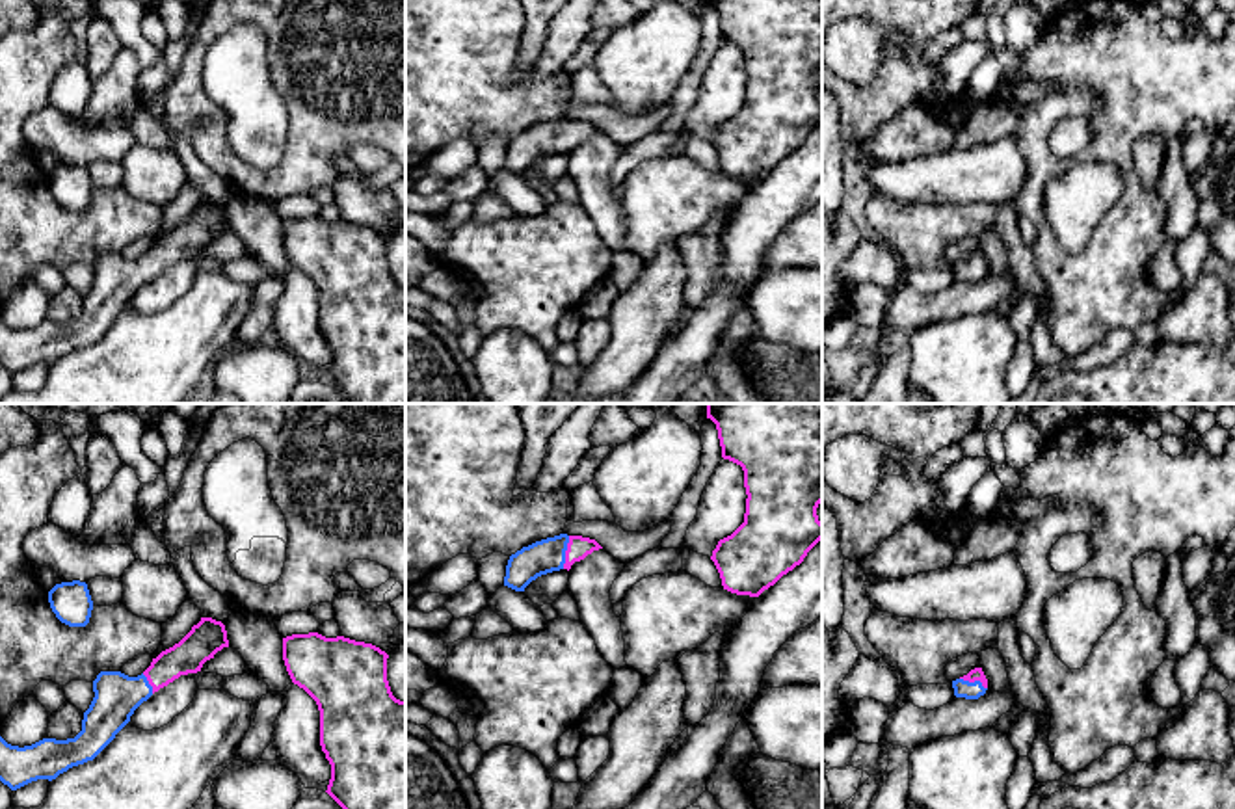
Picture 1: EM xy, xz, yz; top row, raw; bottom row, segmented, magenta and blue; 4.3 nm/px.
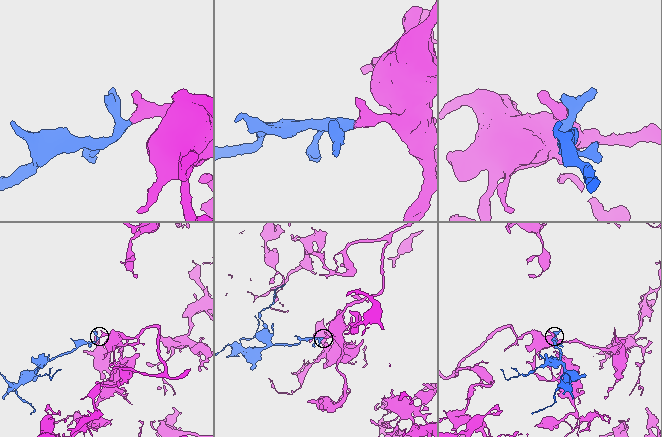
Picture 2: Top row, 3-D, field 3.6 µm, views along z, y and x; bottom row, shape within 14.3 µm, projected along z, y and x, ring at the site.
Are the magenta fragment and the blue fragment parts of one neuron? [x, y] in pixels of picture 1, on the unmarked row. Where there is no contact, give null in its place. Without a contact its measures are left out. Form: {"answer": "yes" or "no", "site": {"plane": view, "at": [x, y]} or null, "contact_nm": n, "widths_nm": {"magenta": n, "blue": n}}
{"answer": "yes", "site": {"plane": "xz", "at": [566, 136]}, "contact_nm": 150, "widths_nm": {"magenta": 100, "blue": 150}}

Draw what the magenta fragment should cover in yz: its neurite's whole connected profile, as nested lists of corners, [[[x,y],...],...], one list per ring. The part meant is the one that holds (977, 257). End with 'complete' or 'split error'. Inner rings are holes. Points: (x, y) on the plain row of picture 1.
[[[975,251],[967,259],[952,264],[952,272],[956,281],[978,283],[988,273],[988,262],[982,251]]]; split error

